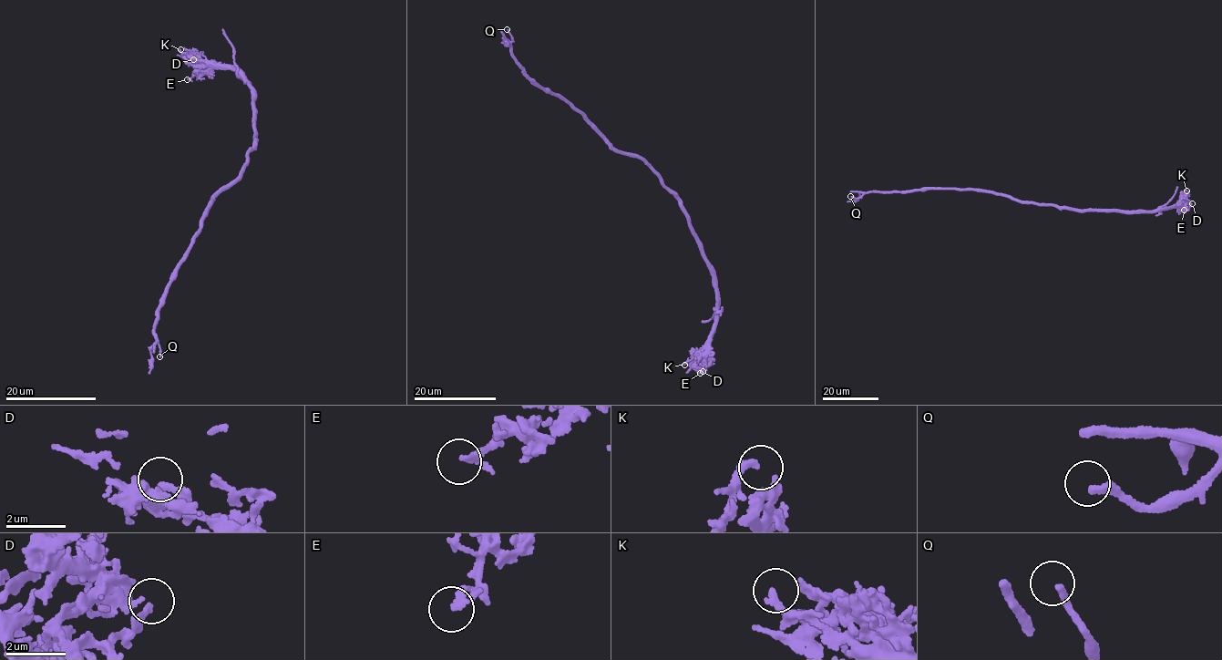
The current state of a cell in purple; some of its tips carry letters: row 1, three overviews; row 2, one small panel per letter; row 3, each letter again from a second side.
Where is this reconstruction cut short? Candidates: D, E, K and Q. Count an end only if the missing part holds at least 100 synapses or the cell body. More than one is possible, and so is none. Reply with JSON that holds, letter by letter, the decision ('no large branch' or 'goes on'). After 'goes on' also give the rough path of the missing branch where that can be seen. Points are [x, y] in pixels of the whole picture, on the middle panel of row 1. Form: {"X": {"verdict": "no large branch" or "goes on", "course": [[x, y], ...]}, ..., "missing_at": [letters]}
{"D": {"verdict": "no large branch"}, "E": {"verdict": "no large branch"}, "K": {"verdict": "no large branch"}, "Q": {"verdict": "no large branch"}, "missing_at": []}

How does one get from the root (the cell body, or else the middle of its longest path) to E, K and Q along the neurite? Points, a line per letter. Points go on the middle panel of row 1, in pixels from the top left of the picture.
E: (640, 159), (651, 167), (662, 186), (679, 201), (713, 278), (715, 325), (704, 366), (700, 373)
K: (640, 159), (651, 167), (662, 186), (679, 201), (713, 278), (716, 292), (714, 331), (684, 365)
Q: (640, 159), (611, 146), (585, 113), (529, 77), (512, 53), (512, 37), (507, 29)

